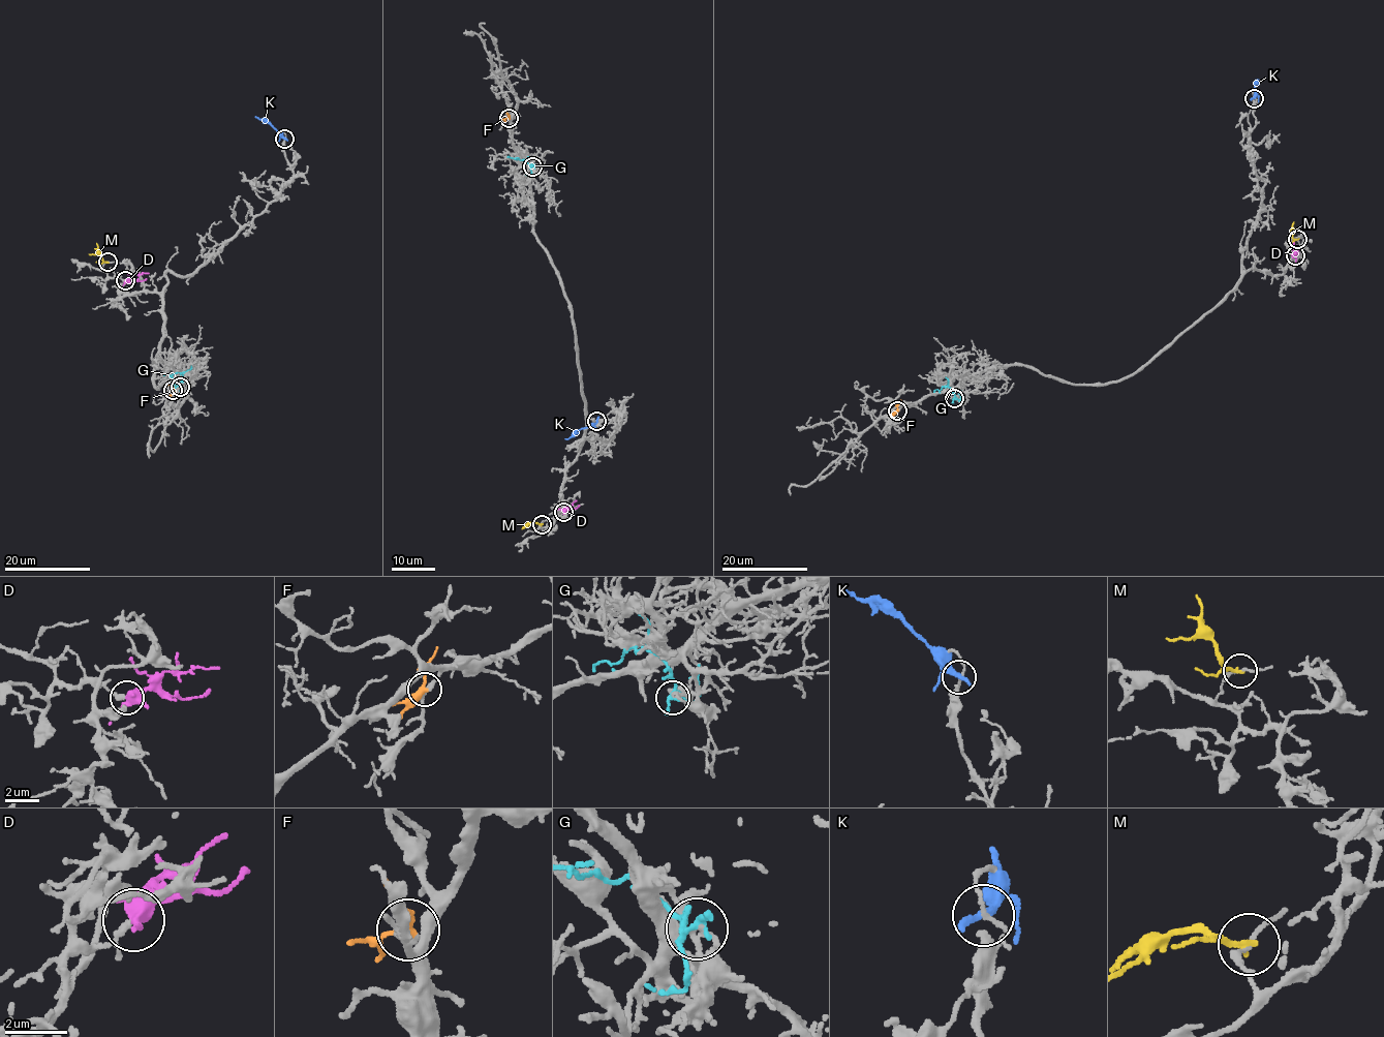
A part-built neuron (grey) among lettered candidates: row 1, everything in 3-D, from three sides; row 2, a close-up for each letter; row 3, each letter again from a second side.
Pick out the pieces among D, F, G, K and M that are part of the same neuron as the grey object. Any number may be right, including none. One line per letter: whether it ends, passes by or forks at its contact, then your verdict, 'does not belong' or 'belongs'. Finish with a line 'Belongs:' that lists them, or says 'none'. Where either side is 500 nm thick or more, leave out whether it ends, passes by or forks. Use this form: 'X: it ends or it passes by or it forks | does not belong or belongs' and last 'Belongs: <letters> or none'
D: it forks | does not belong
F: it passes by | belongs
G: it forks | does not belong
K: it ends | does not belong
M: it ends | does not belong
Belongs: F

